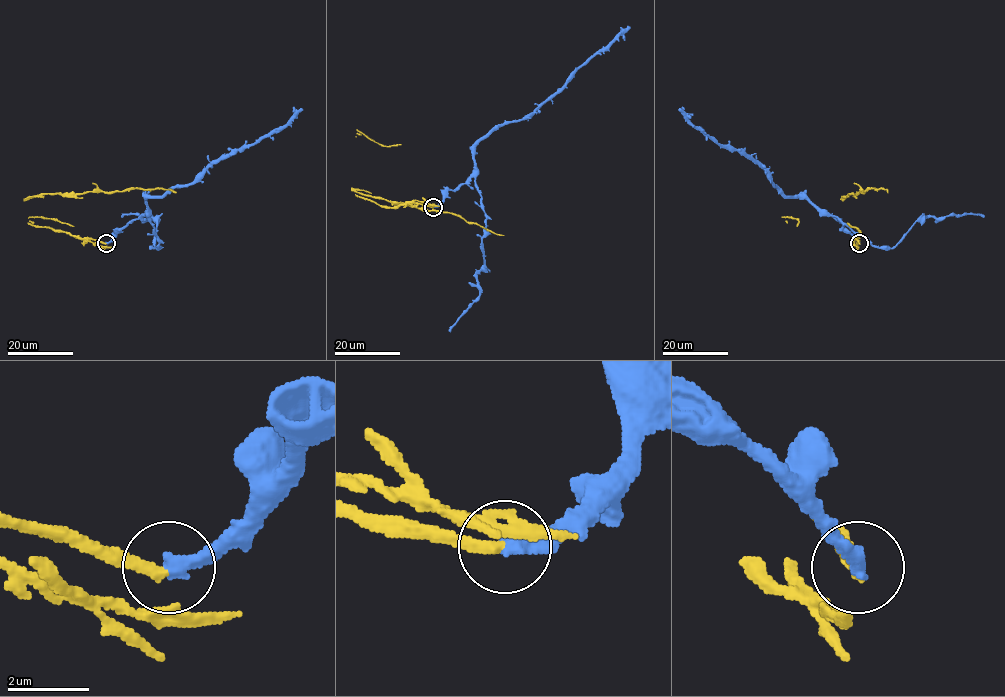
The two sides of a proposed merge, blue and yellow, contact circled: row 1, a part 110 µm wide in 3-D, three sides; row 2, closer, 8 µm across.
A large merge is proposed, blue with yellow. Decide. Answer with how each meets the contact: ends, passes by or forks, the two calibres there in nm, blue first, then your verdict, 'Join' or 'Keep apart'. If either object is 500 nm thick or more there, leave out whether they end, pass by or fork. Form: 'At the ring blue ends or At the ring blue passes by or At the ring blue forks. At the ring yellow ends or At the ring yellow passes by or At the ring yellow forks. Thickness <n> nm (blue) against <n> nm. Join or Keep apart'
At the ring blue ends. At the ring yellow passes by. Thickness 340 nm (blue) against 200 nm. Keep apart

